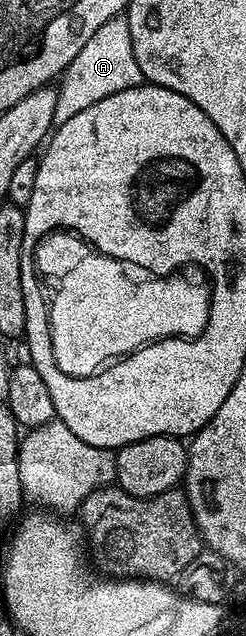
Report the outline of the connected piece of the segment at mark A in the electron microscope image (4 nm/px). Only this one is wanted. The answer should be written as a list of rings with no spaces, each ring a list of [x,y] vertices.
[[[124,17],[104,21],[104,25],[92,33],[84,49],[72,57],[60,76],[54,122],[68,121],[68,117],[76,117],[76,113],[88,109],[88,105],[96,105],[96,101],[112,97],[112,93],[140,87],[143,83],[140,65],[136,65],[136,53],[132,53],[132,33],[128,33],[128,21]]]

